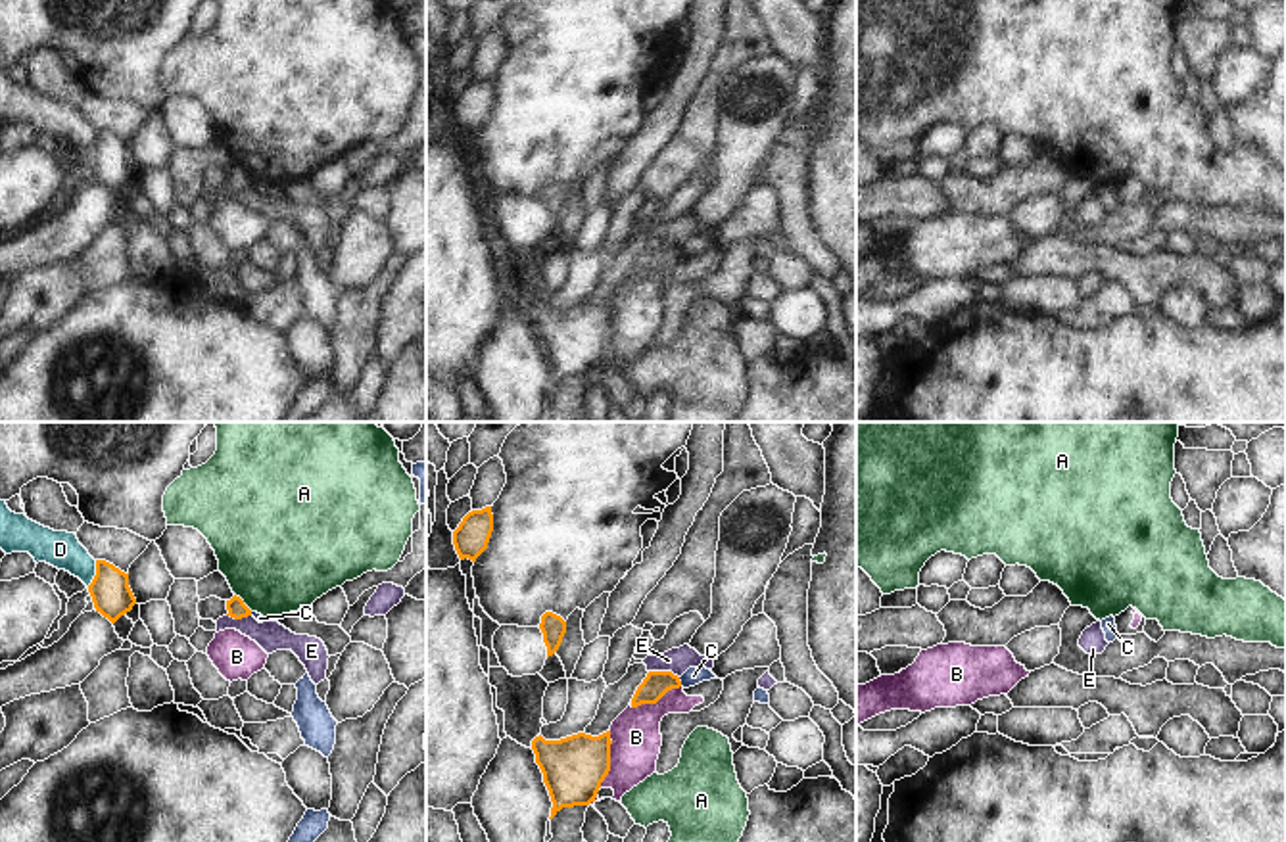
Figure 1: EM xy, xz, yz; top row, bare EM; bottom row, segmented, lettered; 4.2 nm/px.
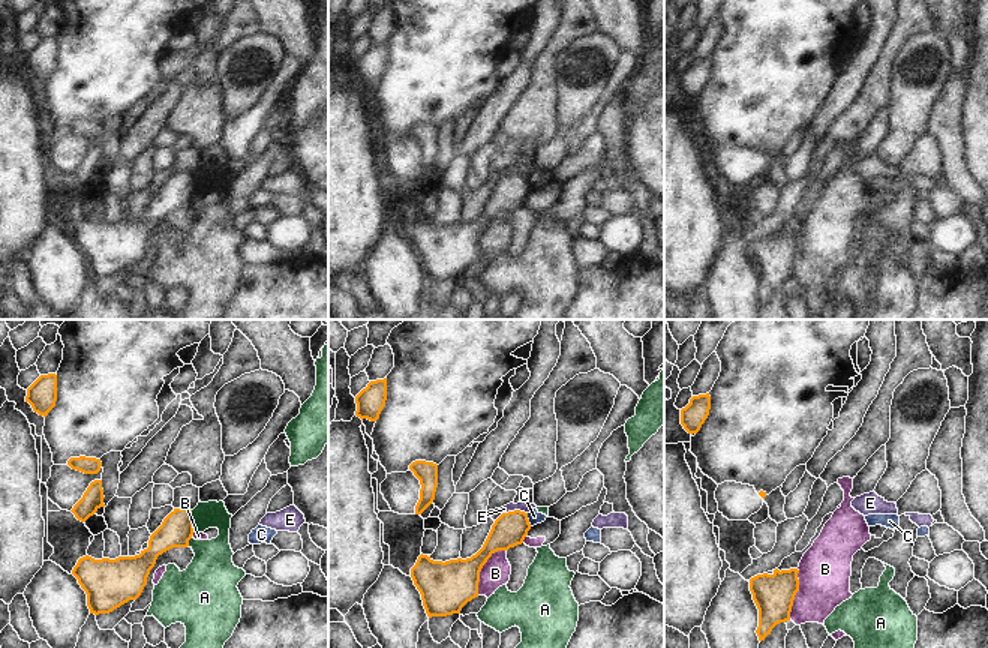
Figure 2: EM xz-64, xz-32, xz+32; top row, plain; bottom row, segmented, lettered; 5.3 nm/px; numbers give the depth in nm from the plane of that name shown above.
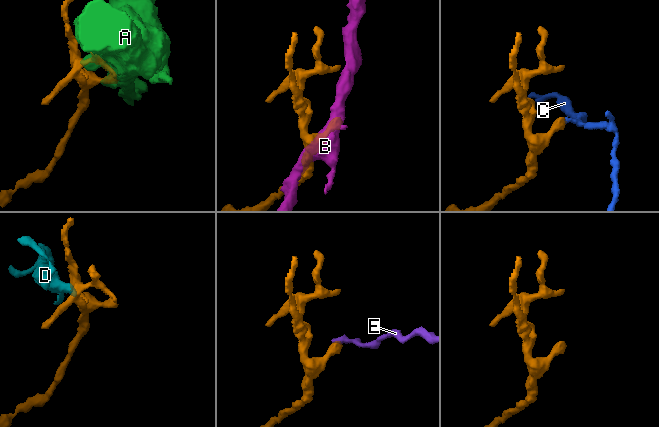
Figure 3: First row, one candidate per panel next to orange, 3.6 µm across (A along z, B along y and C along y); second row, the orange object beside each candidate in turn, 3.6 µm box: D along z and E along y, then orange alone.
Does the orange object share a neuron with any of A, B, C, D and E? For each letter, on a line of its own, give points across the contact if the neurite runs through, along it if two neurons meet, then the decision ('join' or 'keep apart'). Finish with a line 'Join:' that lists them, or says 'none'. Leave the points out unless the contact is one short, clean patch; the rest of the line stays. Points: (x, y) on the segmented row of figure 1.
A: keep apart
B: keep apart
C: border along xz (678, 678), (682, 685); keep apart
D: border along xy (96, 561), (96, 572), (87, 585); keep apart
E: border along xz (649, 670), (670, 670), (678, 678); keep apart
Join: none

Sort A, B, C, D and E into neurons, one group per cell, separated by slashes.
A / B / C / D / E

